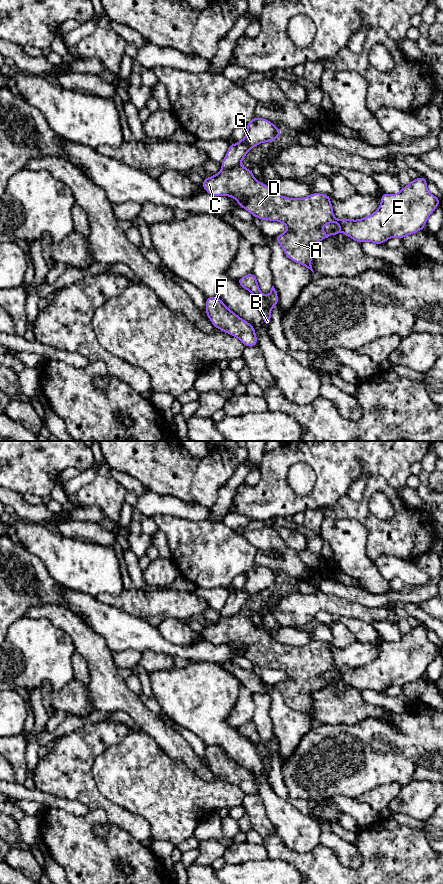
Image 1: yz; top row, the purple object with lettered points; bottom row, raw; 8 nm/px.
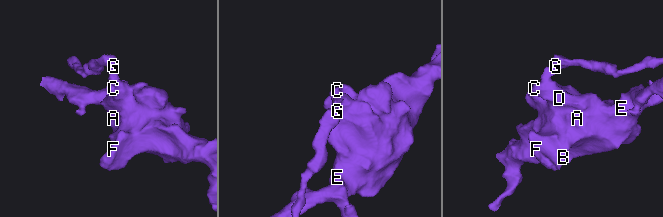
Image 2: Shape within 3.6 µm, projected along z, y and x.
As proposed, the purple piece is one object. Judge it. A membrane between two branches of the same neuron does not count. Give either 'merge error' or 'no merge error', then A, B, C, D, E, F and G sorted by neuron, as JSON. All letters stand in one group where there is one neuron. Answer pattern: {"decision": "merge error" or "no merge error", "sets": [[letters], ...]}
{"decision": "merge error", "sets": [["A", "B", "C", "D", "E", "F"], ["G"]]}

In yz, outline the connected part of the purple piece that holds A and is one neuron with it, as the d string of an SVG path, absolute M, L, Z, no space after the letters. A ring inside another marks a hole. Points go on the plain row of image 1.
M240 613L234 616L220 617L216 623L207 624L201 634L214 645L233 645L241 656L260 668L277 669L285 672L288 678L274 686L290 708L303 713L314 721L311 713L312 694L331 683L343 681L358 691L373 690L382 693L389 686L402 687L422 679L426 674L428 665L441 652L441 646L432 643L428 639L427 630L423 624L420 624L415 628L411 628L397 642L382 641L381 652L378 657L371 663L357 668L349 666L336 667L330 650L331 643L312 641L304 646L288 646L257 629L251 617ZM329 671L337 671L340 677L335 681L325 681L321 676Z

